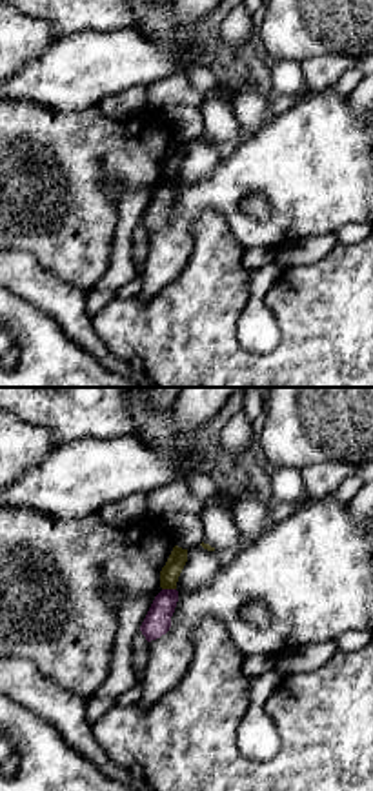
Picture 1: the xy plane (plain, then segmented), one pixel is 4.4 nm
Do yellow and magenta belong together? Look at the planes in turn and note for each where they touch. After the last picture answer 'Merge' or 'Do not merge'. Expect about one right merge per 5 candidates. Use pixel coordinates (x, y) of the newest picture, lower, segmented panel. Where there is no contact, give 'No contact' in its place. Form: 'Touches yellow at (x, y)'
Touches yellow at (170, 588)

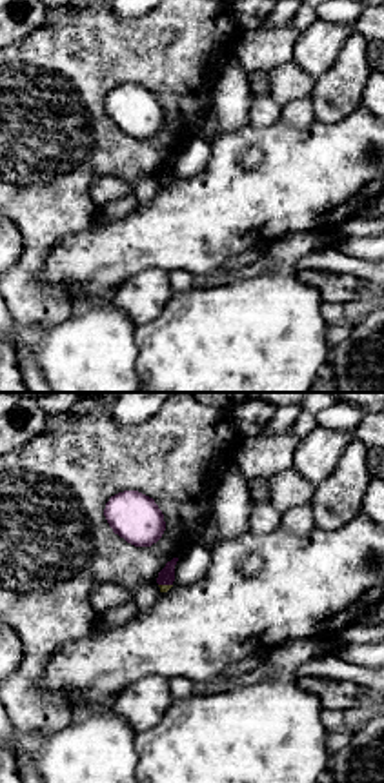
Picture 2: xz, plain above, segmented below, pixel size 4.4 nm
Touches yellow at (166, 585)

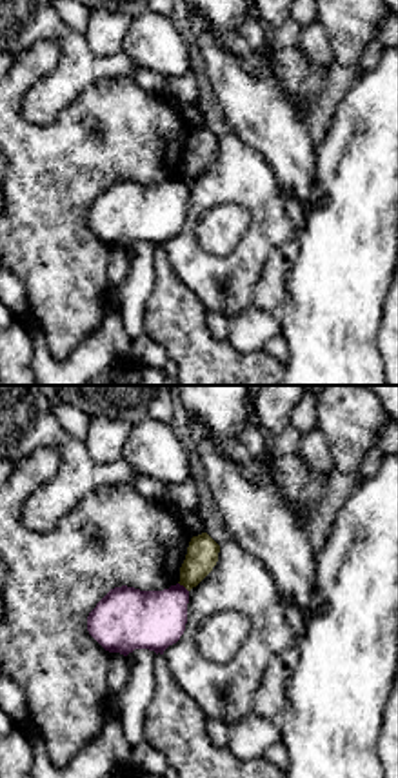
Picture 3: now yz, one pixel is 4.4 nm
Touches yellow at (184, 586)

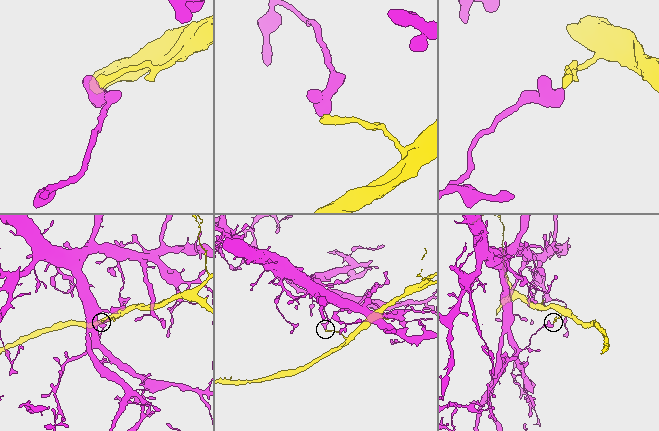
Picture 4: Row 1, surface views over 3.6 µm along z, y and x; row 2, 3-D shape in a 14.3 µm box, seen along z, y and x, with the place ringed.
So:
Do not merge

